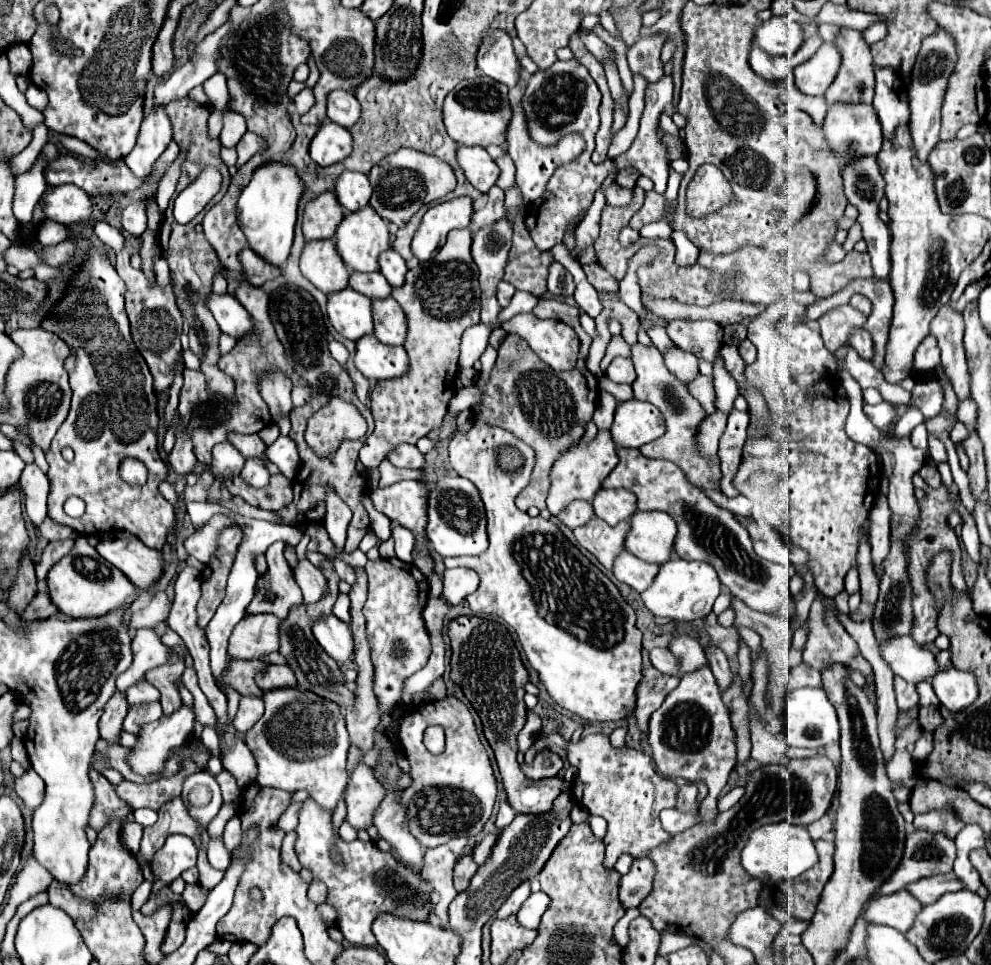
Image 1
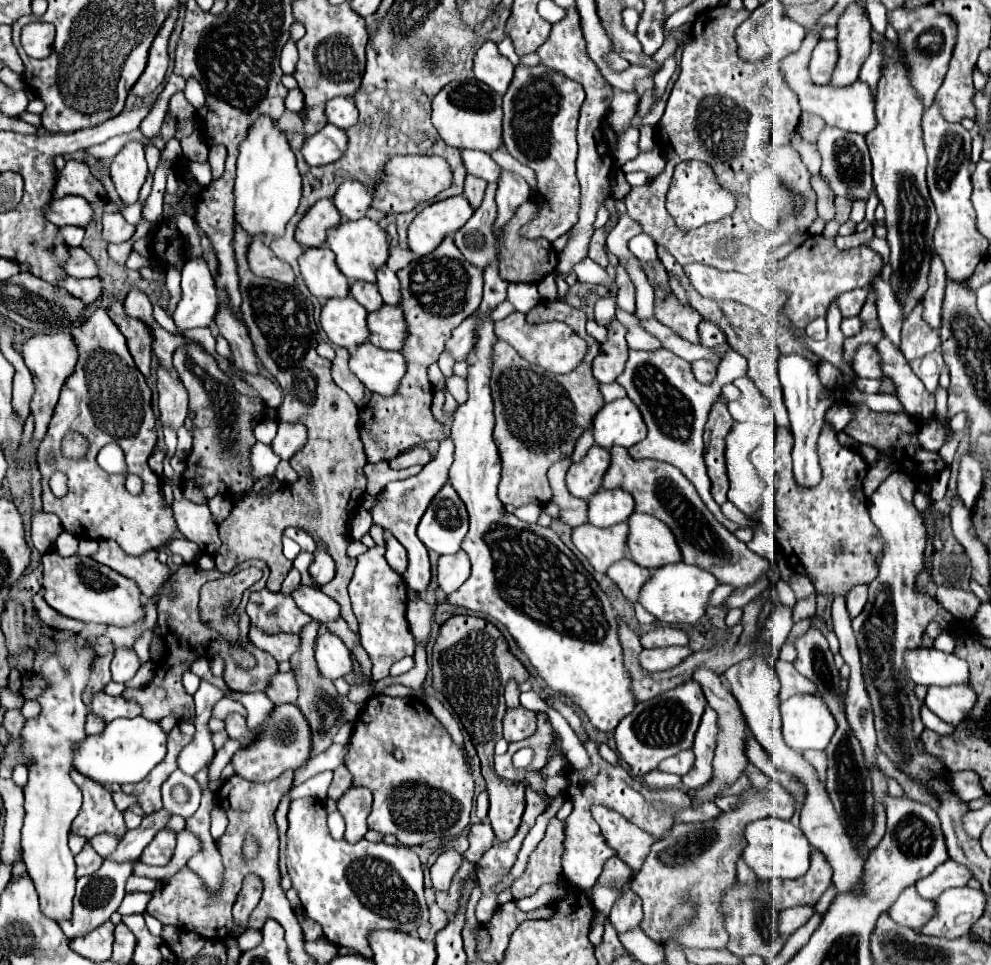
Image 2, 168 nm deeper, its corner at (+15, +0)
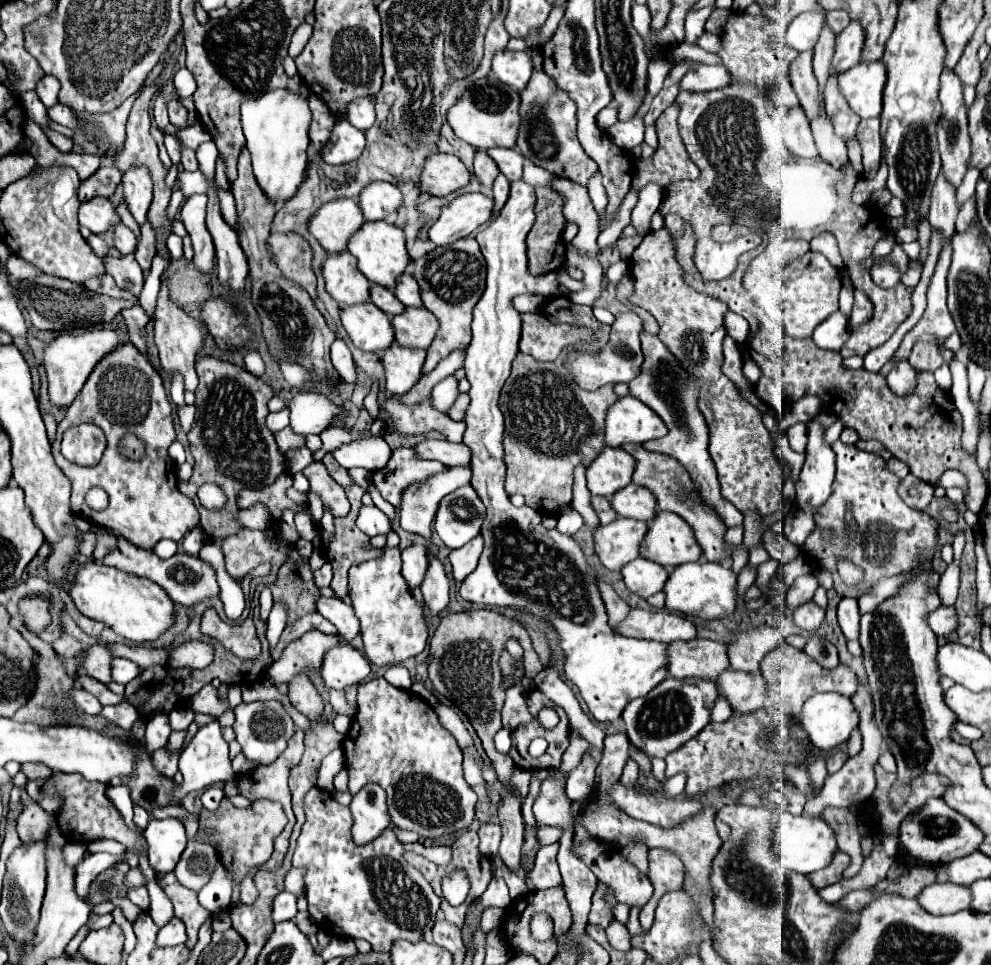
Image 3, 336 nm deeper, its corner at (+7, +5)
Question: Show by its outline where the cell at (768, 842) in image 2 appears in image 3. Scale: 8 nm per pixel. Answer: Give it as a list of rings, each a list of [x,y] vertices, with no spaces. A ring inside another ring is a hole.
[[[784,811],[780,815],[780,819],[774,825],[774,855],[776,859],[780,859],[788,869],[798,871],[798,873],[814,873],[818,869],[824,869],[832,863],[834,853],[838,851],[836,845],[836,835],[834,831],[818,817],[806,817],[806,815],[792,815],[788,811]]]

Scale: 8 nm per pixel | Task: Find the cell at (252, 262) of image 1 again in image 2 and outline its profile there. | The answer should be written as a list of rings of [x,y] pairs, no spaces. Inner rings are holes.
[[[258,238],[252,240],[248,246],[248,266],[256,276],[278,280],[282,284],[294,284],[292,268],[286,262],[278,260],[276,254],[270,250],[270,246],[260,242]]]

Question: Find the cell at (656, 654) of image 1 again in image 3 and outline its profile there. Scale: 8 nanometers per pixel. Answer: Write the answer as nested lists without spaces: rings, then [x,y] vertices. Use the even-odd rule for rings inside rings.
[[[710,639],[674,641],[668,645],[668,673],[676,679],[704,679],[714,681],[728,669],[726,645]]]

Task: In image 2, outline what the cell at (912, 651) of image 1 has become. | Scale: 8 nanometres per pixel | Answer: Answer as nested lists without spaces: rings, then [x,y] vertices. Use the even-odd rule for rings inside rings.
[[[916,648],[904,652],[904,666],[914,684],[950,686],[968,684],[968,664],[954,654],[944,654],[934,648]]]

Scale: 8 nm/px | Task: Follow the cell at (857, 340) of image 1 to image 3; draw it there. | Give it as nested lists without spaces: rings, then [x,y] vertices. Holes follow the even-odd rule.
[[[902,361],[896,365],[896,369],[890,371],[888,387],[898,397],[908,397],[908,393],[912,393],[912,389],[916,389],[916,375],[918,375],[918,371],[912,369],[908,361]]]

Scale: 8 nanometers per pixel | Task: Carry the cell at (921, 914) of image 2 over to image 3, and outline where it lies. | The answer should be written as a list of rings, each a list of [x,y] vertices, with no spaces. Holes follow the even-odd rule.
[[[932,883],[918,895],[918,903],[932,915],[958,913],[962,909],[968,909],[970,905],[970,887],[952,883]]]

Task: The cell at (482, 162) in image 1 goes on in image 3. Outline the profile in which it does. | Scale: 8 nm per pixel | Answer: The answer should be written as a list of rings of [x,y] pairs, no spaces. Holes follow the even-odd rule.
[[[494,147],[488,149],[488,155],[496,161],[498,169],[510,179],[510,181],[520,181],[522,179],[522,165],[524,165],[524,155],[516,149],[502,149]]]

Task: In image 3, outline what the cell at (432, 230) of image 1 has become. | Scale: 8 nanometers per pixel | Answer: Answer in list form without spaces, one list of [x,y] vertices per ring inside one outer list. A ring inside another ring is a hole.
[[[464,193],[442,207],[440,219],[430,227],[428,235],[436,245],[450,245],[452,241],[470,235],[492,217],[494,199],[482,193]]]

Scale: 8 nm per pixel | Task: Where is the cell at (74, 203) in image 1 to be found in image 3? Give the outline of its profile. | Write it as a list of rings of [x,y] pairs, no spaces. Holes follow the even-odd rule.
[[[96,197],[92,201],[86,201],[80,205],[78,211],[80,225],[88,227],[96,235],[104,235],[106,231],[114,229],[120,223],[120,215],[116,213],[116,207],[110,199]]]

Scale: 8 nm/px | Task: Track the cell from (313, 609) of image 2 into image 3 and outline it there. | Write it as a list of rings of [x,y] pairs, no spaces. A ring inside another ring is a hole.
[[[320,597],[318,603],[318,613],[322,617],[326,617],[336,629],[338,629],[338,635],[350,643],[356,635],[358,635],[358,619],[352,611],[350,605],[346,605],[344,601],[340,599],[326,599],[326,597]]]

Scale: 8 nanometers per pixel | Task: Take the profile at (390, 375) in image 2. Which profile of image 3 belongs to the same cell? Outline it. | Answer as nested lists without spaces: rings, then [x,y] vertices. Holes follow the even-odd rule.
[[[392,345],[384,351],[382,363],[386,367],[386,391],[390,395],[408,393],[422,375],[426,351]]]

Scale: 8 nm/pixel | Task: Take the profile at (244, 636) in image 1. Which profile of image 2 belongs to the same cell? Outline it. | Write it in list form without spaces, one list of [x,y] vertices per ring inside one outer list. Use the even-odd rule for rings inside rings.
[[[250,626],[248,640],[256,648],[270,652],[278,662],[288,660],[300,644],[300,638],[296,634],[264,634],[258,626]]]

